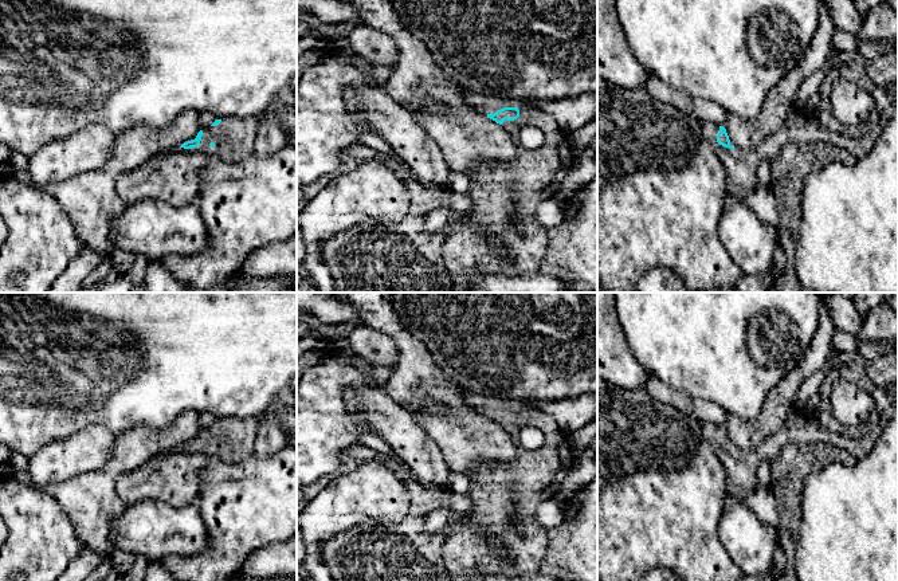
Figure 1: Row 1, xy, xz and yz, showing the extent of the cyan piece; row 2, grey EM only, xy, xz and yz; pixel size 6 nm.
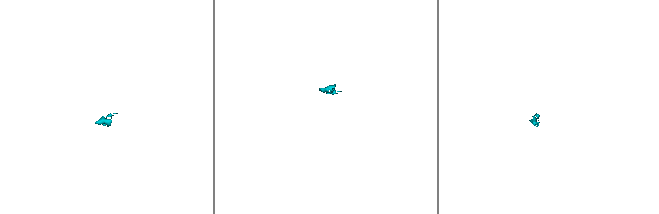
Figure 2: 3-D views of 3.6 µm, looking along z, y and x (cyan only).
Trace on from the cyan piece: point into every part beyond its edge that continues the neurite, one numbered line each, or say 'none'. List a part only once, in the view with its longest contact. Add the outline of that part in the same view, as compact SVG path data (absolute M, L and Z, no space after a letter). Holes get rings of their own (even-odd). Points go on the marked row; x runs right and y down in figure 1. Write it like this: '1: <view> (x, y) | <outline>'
1: xz (504, 196) | M463 90L464 101L477 111L487 115L503 107L518 107L519 117L505 119L502 127L517 141L525 126L538 127L545 142L541 148L529 150L518 142L518 156L506 162L482 162L470 174L467 197L471 208L462 219L446 231L443 256L447 270L452 275L455 293L471 293L468 275L505 274L509 276L540 271L540 264L548 250L548 228L534 217L540 203L553 199L575 164L576 153L556 119L548 113L536 109L528 102L505 102L497 98L482 97Z

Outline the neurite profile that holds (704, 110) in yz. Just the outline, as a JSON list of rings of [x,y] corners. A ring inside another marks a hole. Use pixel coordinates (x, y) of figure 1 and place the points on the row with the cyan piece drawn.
[[[648,74],[644,87],[654,99],[672,105],[674,107],[694,117],[701,123],[713,122],[718,126],[724,126],[726,121],[728,113],[715,102],[695,98],[682,89],[664,83],[655,74]]]

